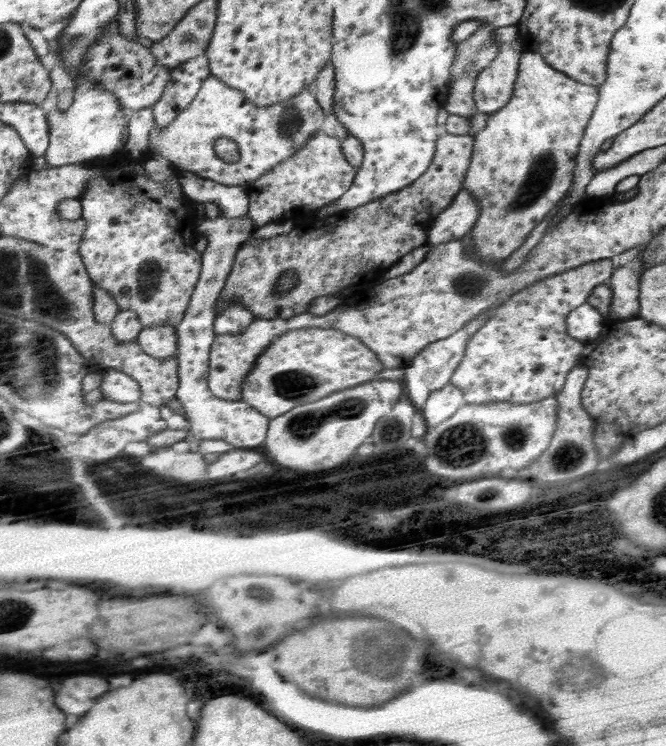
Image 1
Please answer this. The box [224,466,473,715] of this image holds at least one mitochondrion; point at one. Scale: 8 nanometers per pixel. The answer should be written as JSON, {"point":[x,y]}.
{"point":[383,653]}

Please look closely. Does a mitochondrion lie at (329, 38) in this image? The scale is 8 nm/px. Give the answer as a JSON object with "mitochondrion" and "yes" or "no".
{"mitochondrion":"no"}

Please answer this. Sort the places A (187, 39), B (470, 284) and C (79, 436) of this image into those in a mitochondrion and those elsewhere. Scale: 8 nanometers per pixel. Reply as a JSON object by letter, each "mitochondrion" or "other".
{"A":"mitochondrion","B":"mitochondrion","C":"other"}

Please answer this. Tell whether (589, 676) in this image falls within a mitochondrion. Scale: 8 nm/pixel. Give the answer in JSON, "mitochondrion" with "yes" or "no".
{"mitochondrion":"yes"}

